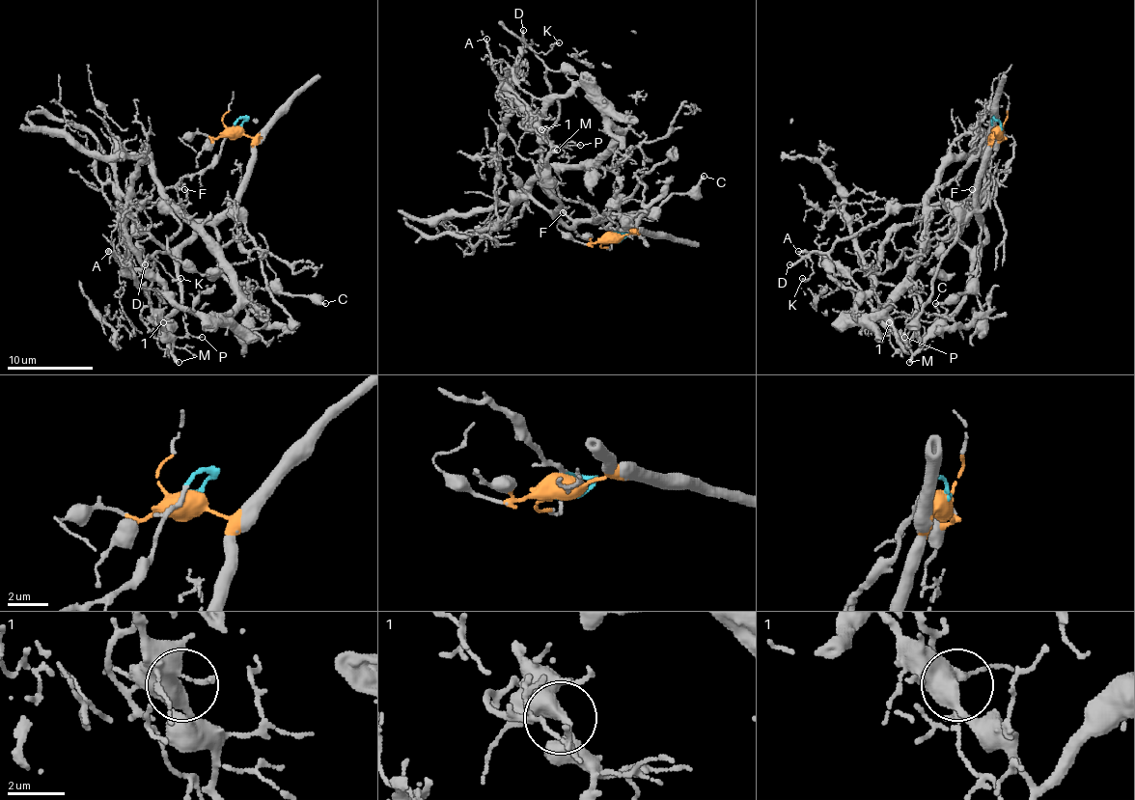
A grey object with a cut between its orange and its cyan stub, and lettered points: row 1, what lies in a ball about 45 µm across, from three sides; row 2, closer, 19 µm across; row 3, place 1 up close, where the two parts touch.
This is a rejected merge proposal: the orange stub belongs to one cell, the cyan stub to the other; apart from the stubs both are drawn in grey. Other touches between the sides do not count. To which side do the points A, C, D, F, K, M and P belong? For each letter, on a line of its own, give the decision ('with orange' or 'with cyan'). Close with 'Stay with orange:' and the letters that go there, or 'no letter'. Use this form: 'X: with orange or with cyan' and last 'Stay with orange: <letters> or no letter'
A: with orange
C: with orange
D: with orange
F: with orange
K: with orange
M: with orange
P: with orange
Stay with orange: A, C, D, F, K, M, P

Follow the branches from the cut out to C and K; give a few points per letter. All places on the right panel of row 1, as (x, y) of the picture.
C: (1000, 126), (992, 140), (977, 196), (977, 219), (981, 226), (979, 269), (972, 289), (935, 304)
K: (1000, 126), (977, 196), (979, 219), (961, 205), (901, 206), (825, 252), (813, 252), (813, 273), (802, 278)

